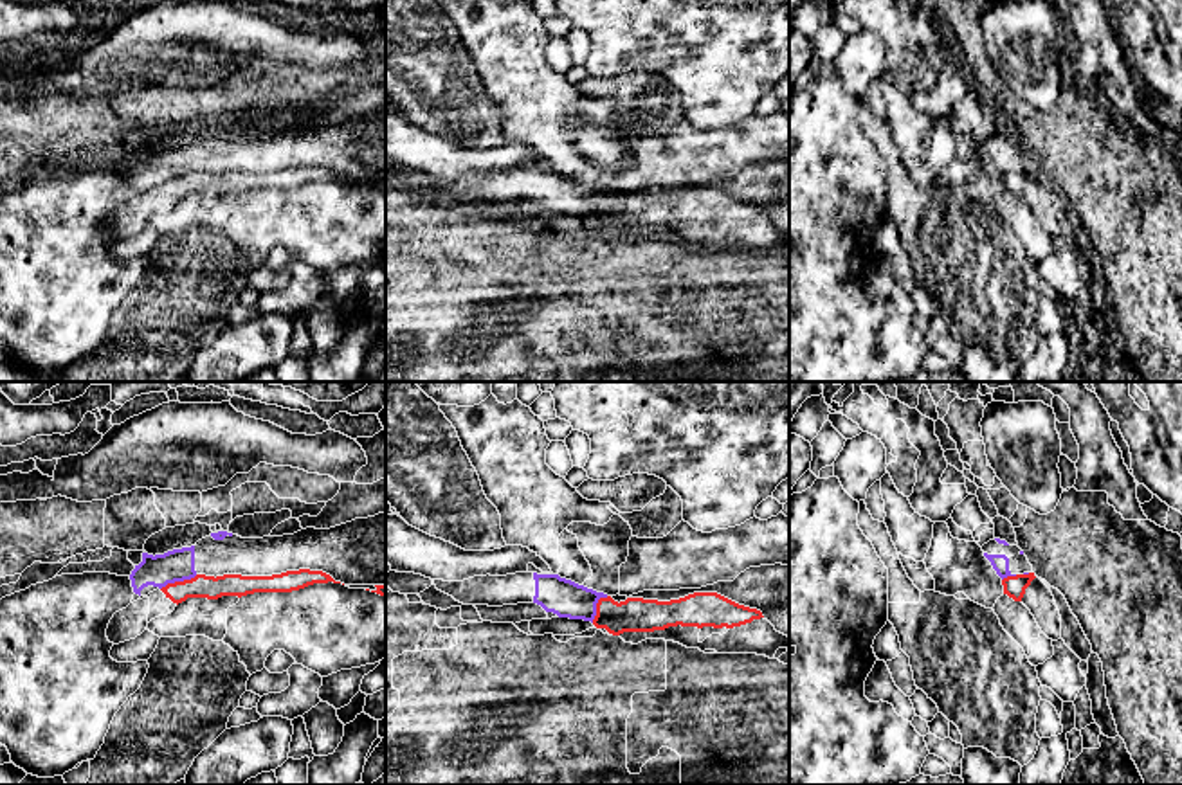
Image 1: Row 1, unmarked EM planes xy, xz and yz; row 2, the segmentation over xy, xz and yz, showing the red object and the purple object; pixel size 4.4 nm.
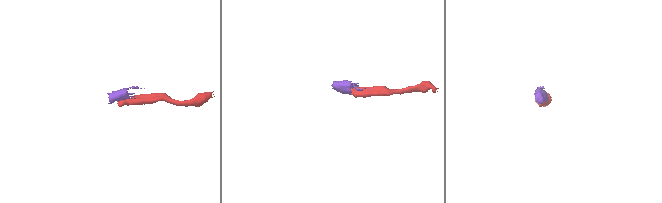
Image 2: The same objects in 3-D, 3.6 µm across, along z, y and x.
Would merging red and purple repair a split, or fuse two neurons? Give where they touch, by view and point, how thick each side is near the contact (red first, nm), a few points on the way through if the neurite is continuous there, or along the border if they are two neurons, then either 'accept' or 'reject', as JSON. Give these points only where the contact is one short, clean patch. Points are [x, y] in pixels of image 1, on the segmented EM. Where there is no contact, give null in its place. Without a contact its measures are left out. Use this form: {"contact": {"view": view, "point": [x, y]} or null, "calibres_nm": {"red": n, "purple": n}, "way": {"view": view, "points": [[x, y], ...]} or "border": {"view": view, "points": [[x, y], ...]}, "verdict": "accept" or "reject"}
{"contact": {"view": "xy", "point": [179, 582]}, "calibres_nm": {"red": 100, "purple": 140}, "border": {"view": "xy", "points": [[197, 575], [168, 582], [161, 589]]}, "verdict": "reject"}

